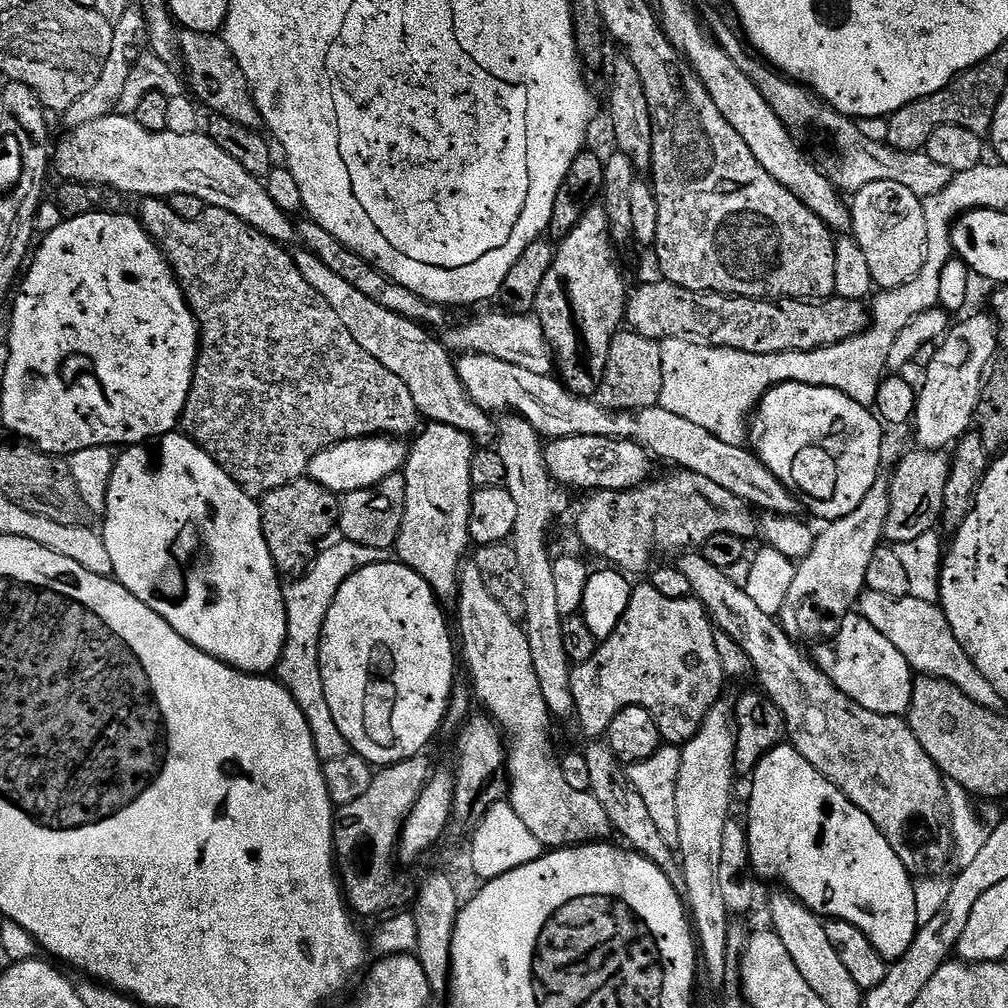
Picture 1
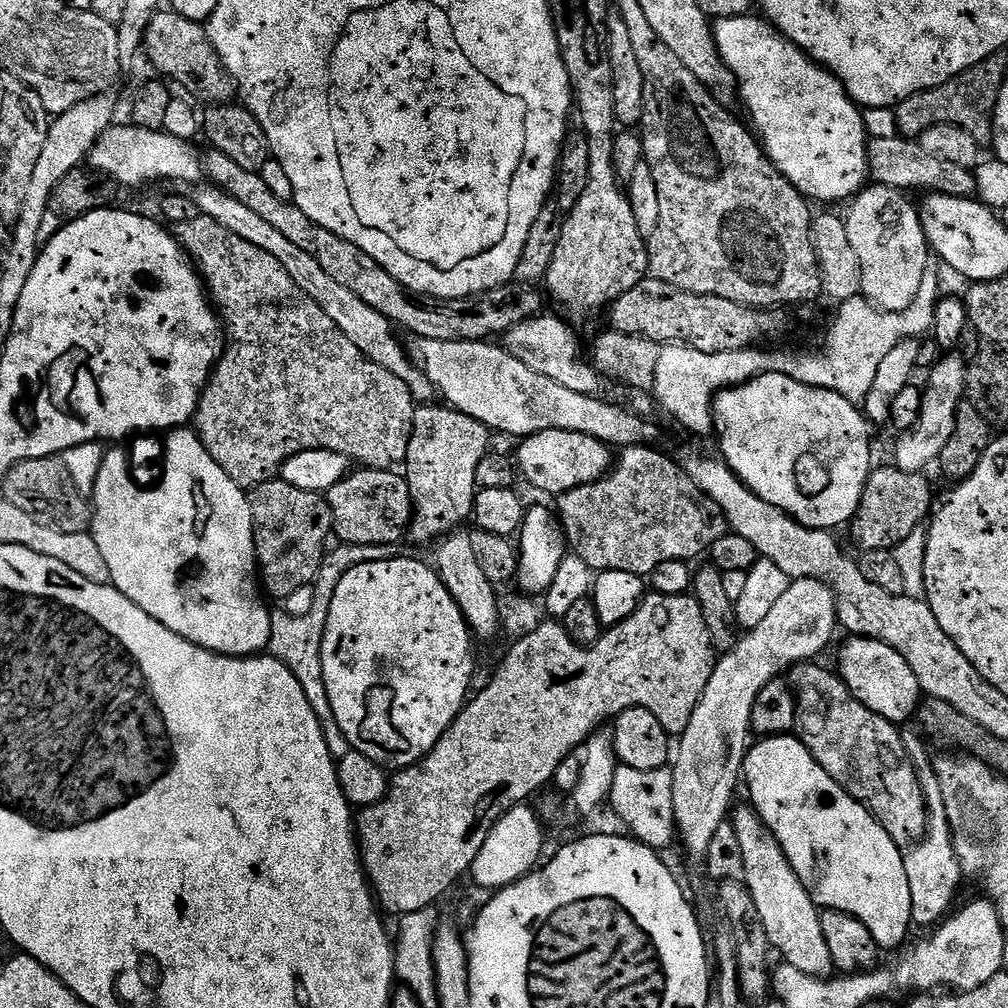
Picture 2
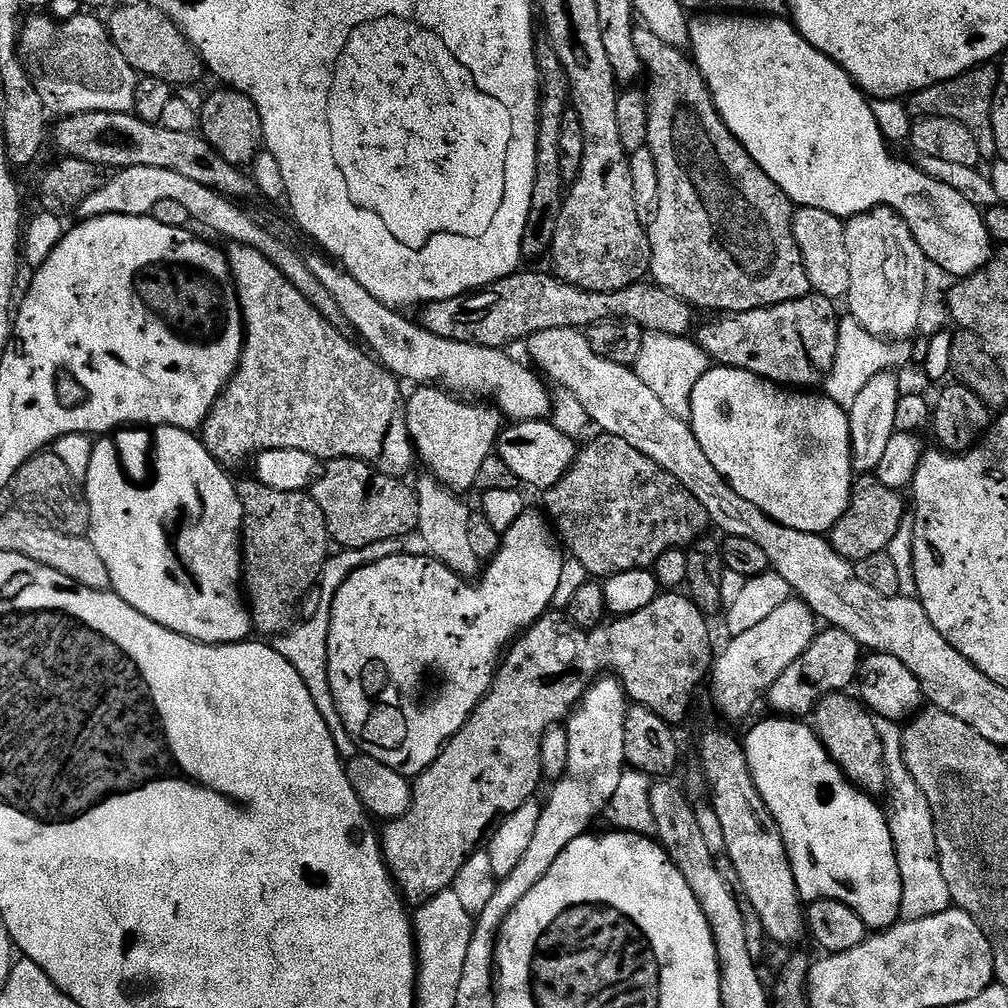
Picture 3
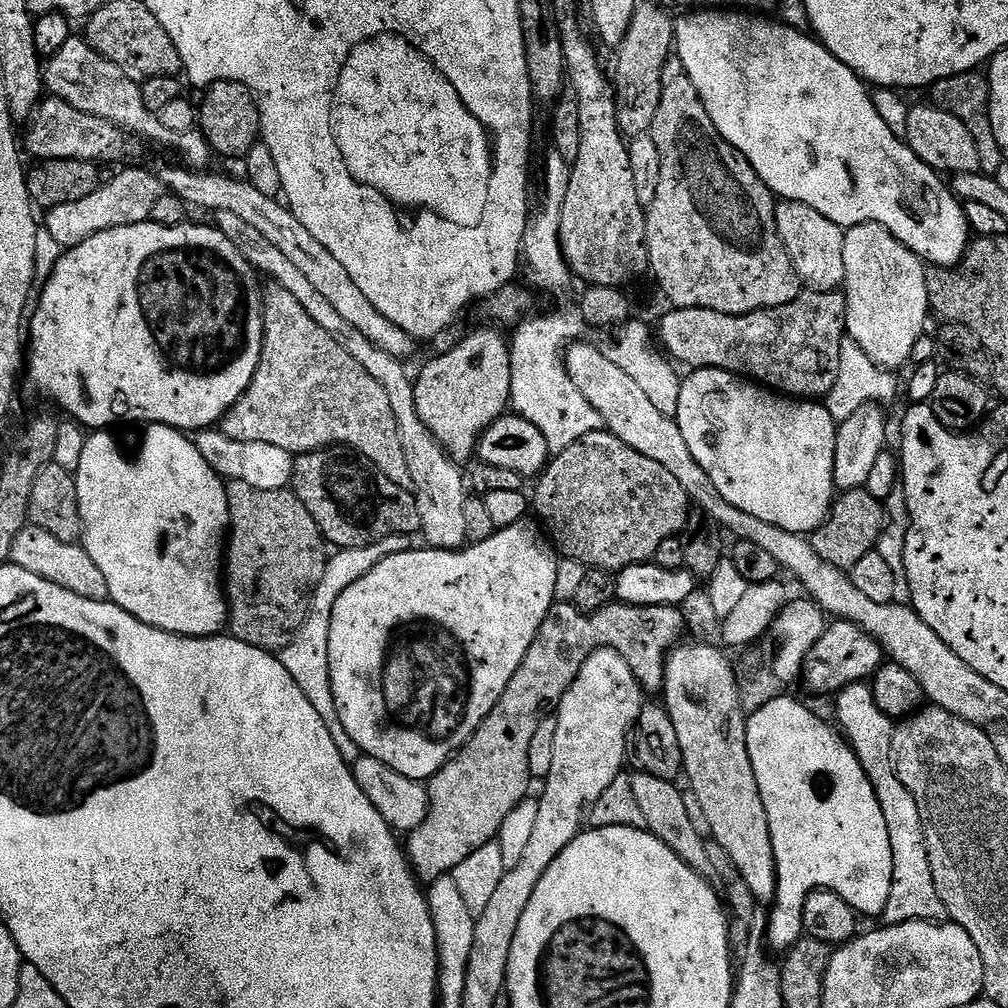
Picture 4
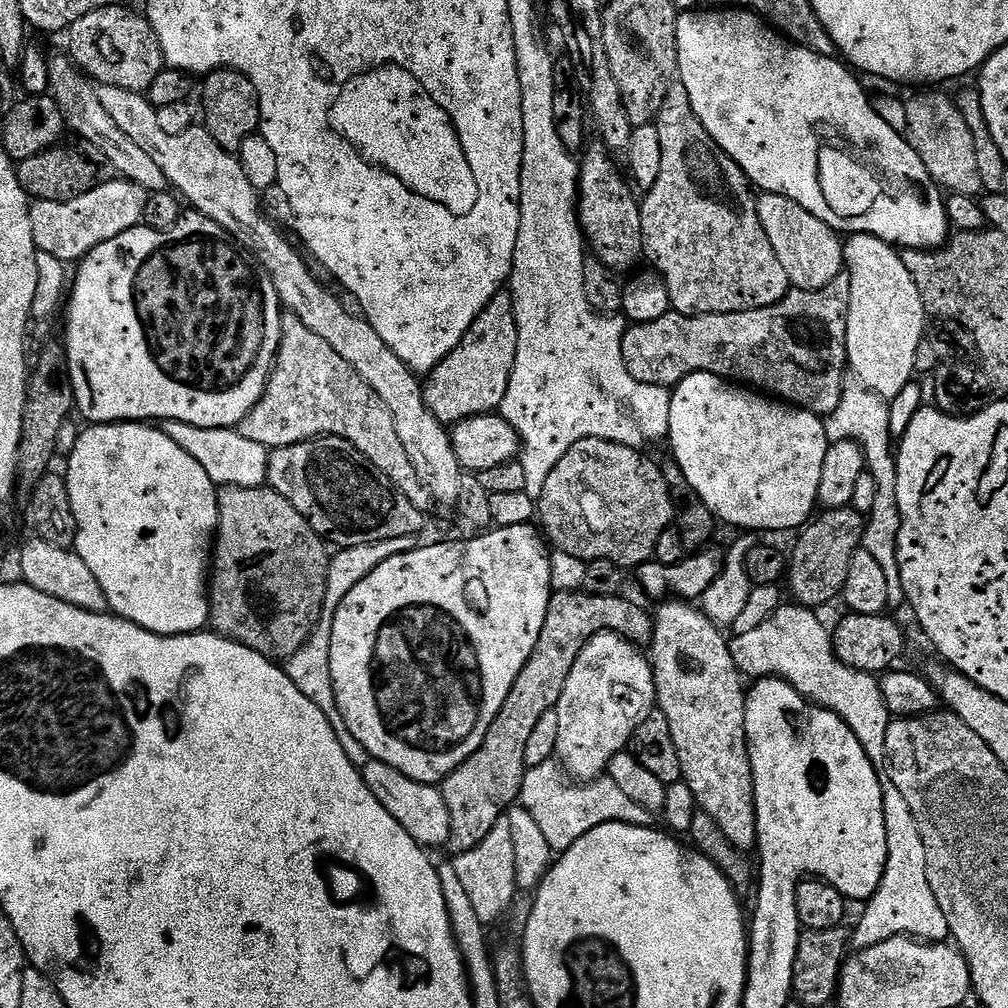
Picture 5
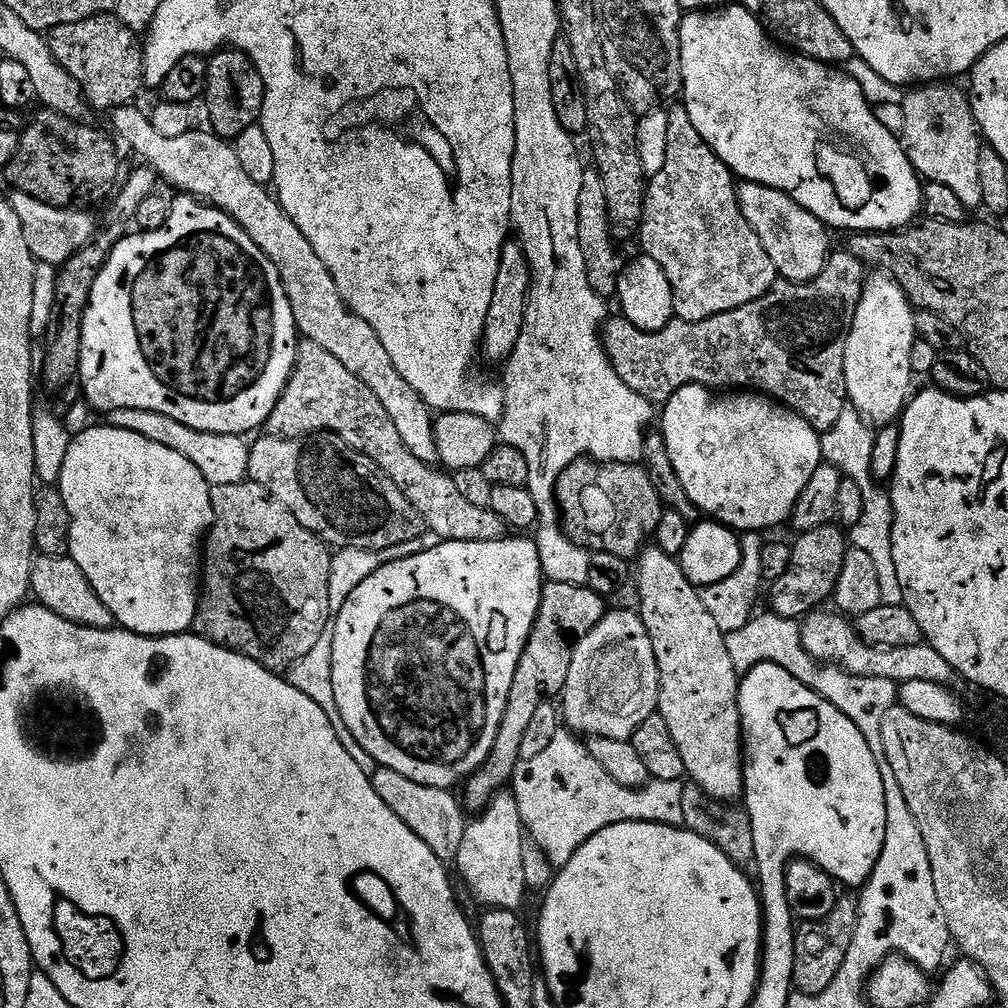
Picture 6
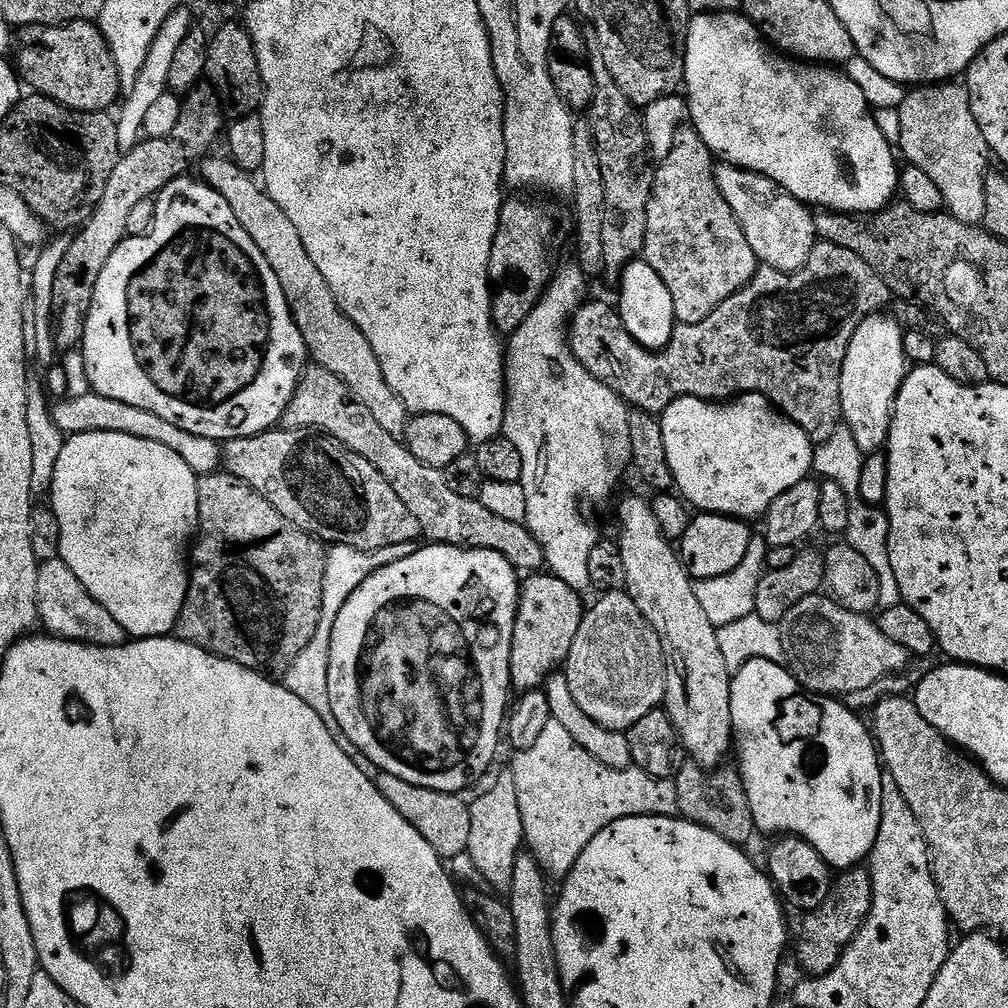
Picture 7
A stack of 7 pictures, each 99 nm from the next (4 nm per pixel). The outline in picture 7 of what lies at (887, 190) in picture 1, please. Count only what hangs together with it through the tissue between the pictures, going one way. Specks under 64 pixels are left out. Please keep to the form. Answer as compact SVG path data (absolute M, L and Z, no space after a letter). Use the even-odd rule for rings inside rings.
M877 314L861 322L854 338L850 338L850 346L842 362L840 415L865 454L879 452L887 445L898 390L910 371L904 353L905 329L897 317L896 321L888 315Z

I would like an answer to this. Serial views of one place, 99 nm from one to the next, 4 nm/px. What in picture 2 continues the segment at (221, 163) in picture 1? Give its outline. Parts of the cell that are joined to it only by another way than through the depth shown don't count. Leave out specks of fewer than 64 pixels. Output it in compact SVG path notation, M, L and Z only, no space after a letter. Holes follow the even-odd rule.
M113 126L101 134L90 153L91 167L97 172L113 176L120 186L152 184L155 180L177 180L180 184L196 186L205 179L201 153L196 153L189 141L174 138L163 130L155 132L135 126L127 127Z

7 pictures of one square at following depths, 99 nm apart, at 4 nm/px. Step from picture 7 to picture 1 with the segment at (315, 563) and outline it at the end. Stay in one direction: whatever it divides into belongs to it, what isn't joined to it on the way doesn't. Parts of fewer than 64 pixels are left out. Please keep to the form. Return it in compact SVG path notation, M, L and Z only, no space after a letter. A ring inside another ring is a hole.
M310 478L270 490L259 501L259 506L266 546L270 546L277 572L288 578L298 577L308 570L316 559L322 538L340 523L340 496Z

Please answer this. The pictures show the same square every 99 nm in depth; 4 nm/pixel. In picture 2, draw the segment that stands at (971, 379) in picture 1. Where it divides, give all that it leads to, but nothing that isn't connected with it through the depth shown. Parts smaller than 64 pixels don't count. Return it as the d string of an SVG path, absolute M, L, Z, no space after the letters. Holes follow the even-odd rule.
M952 352L941 357L927 376L928 384L924 386L922 410L918 422L913 428L905 429L905 432L894 452L893 463L895 467L904 470L906 473L923 473L931 463L939 459L939 456L946 448L950 437L954 434L954 425L957 421L957 410L966 396L966 370L967 361L958 353Z

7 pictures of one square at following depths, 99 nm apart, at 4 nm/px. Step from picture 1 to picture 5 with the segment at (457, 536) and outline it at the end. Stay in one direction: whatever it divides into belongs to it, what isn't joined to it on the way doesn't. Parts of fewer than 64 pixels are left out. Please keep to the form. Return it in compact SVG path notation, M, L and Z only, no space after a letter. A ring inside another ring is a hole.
M501 290L490 298L482 314L466 330L460 345L433 372L427 373L422 387L430 414L440 424L455 426L466 418L495 413L502 398L506 398L514 358L518 358L518 322L511 291Z

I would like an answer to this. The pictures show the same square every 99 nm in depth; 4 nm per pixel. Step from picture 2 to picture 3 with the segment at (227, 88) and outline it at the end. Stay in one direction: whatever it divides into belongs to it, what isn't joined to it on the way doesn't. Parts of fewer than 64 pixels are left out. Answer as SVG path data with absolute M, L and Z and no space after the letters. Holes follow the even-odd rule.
M150 2L122 5L112 17L107 17L106 27L114 46L122 50L122 58L126 58L126 62L130 62L132 69L140 76L162 78L173 86L192 84L206 76L205 66L196 47L166 13Z

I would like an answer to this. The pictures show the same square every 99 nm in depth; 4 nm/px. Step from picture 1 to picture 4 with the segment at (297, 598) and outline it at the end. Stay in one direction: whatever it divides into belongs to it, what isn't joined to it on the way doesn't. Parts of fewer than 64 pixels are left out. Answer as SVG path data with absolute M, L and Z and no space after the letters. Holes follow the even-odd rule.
M420 534L411 536L391 536L385 540L374 542L370 546L358 546L357 548L342 548L333 551L328 557L328 565L322 574L322 582L312 592L312 602L308 606L308 616L304 624L294 634L294 638L284 647L279 655L282 666L286 666L286 674L298 682L298 690L306 694L306 699L310 701L310 706L318 710L322 722L326 722L326 730L334 738L334 746L342 754L342 758L349 762L355 762L360 759L362 753L358 742L346 734L346 726L342 726L342 718L338 718L338 706L334 702L334 690L330 682L330 618L334 614L334 602L358 578L370 574L378 562L390 558L399 552L410 552L414 548L425 547L424 537Z

